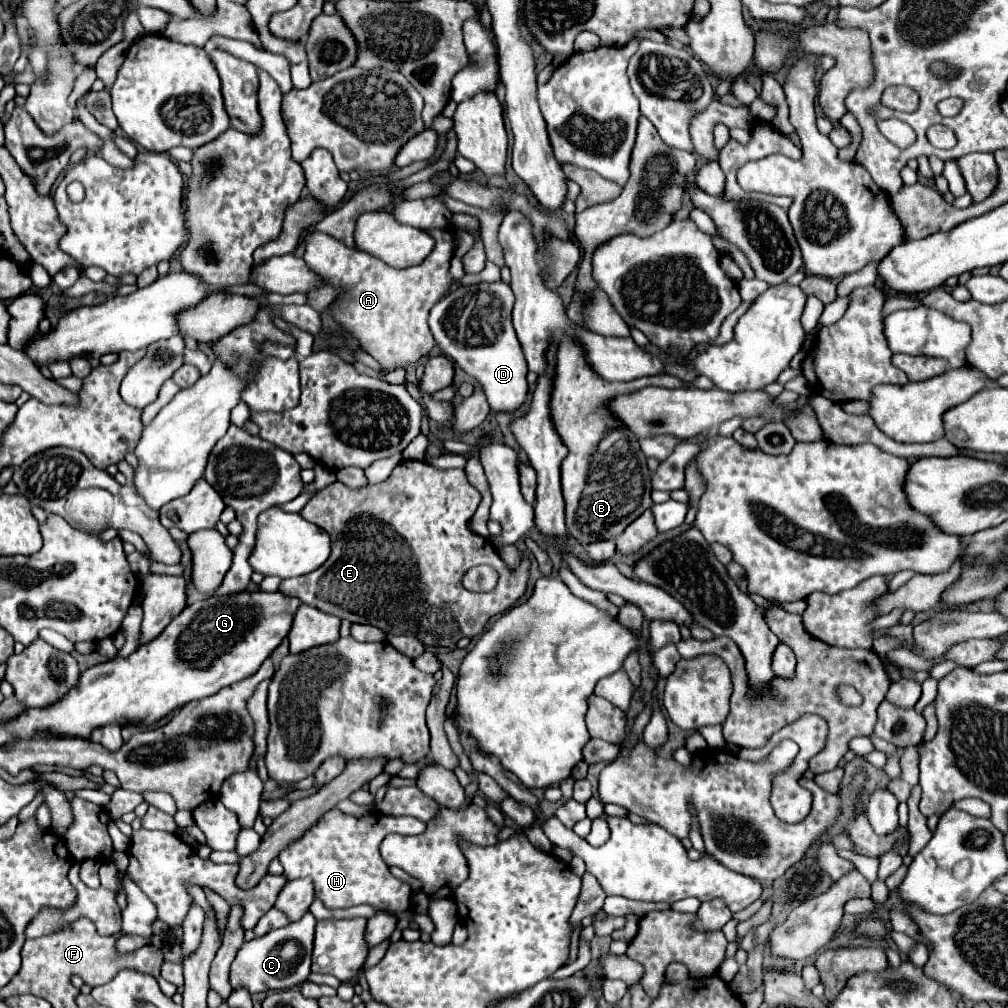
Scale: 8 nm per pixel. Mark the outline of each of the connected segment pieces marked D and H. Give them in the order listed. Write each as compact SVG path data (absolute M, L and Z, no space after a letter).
M495 281L495 283L479 283L475 289L469 287L459 287L447 293L433 309L429 315L429 329L441 347L441 353L453 359L469 377L473 377L477 383L485 387L487 401L493 411L517 411L525 399L527 399L527 363L519 345L519 339L515 335L513 323L511 323L511 311L513 311L513 291L505 281Z
M337 807L327 811L315 825L311 825L309 831L303 833L297 841L289 843L287 849L279 853L279 859L285 867L285 877L287 879L309 879L315 887L315 897L325 903L329 909L345 909L353 905L373 905L377 909L385 909L391 913L401 913L411 907L411 887L397 877L391 875L389 867L379 855L379 843L383 841L385 835L389 833L399 833L399 835L421 835L427 829L427 825L415 817L389 817L389 815L347 815L339 811Z

